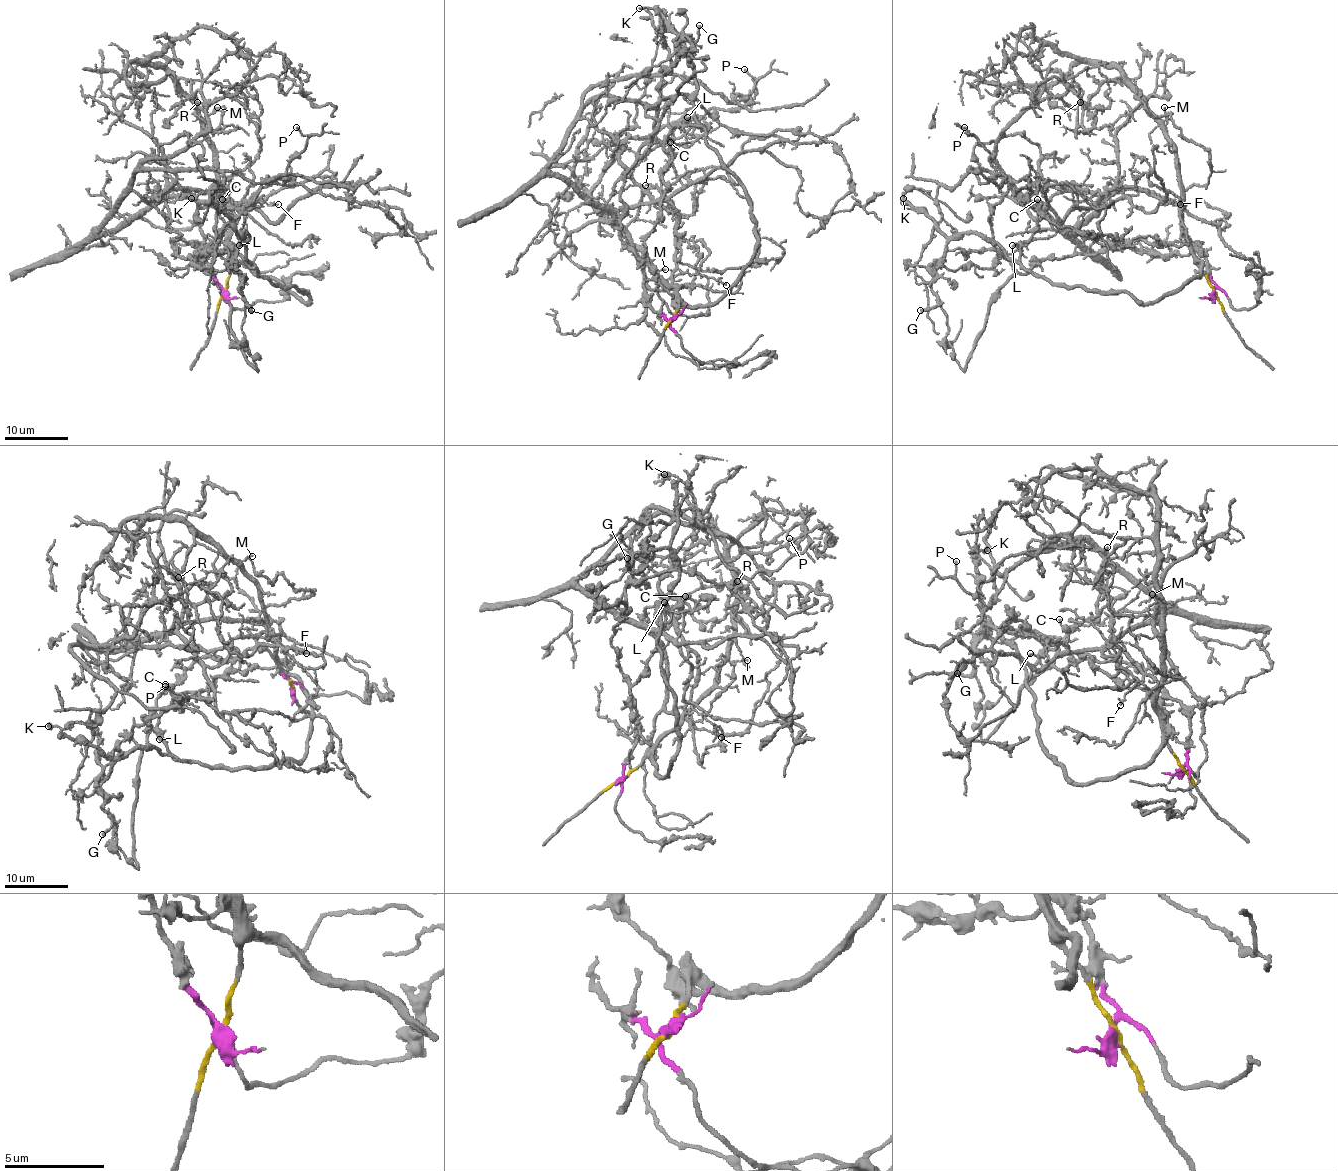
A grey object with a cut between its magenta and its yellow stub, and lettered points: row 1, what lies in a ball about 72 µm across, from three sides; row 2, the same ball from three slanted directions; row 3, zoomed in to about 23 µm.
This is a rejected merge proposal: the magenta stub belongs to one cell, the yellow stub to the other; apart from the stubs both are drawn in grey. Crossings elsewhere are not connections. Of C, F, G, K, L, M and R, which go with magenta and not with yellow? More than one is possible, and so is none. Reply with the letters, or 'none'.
none

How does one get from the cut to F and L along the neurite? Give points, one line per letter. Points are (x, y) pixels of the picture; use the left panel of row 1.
F: (224, 293), (230, 269), (229, 210), (224, 205), (225, 202), (278, 203)
L: (224, 293), (227, 250), (197, 251), (221, 229), (219, 237), (238, 245)

